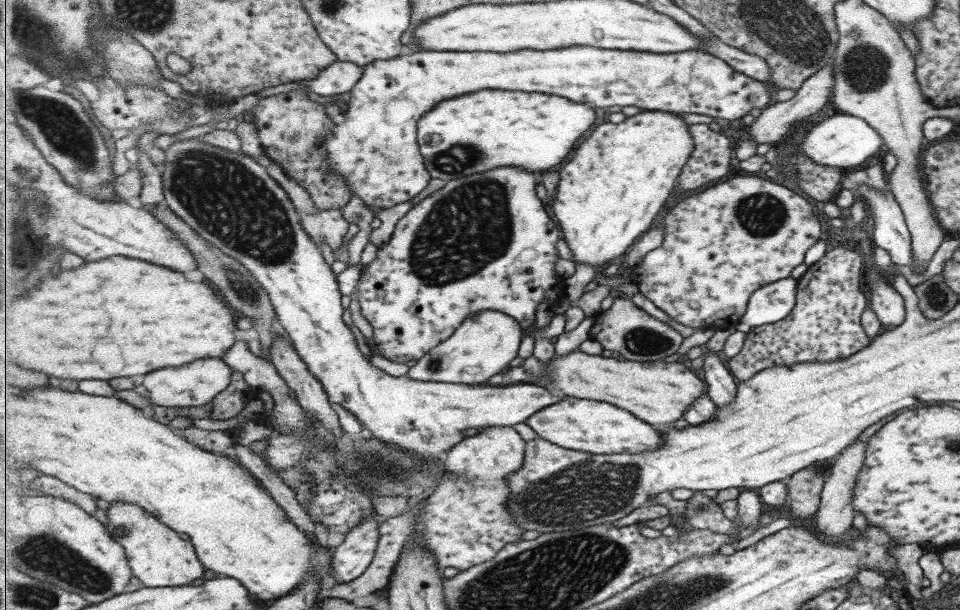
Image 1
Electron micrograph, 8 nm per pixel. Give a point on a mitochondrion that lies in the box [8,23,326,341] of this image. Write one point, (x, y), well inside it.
(226, 198)

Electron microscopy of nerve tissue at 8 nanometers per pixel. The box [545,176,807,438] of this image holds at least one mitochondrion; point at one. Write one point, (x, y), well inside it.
(760, 215)

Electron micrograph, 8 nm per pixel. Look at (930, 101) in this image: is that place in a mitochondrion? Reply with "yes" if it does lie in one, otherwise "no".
no

